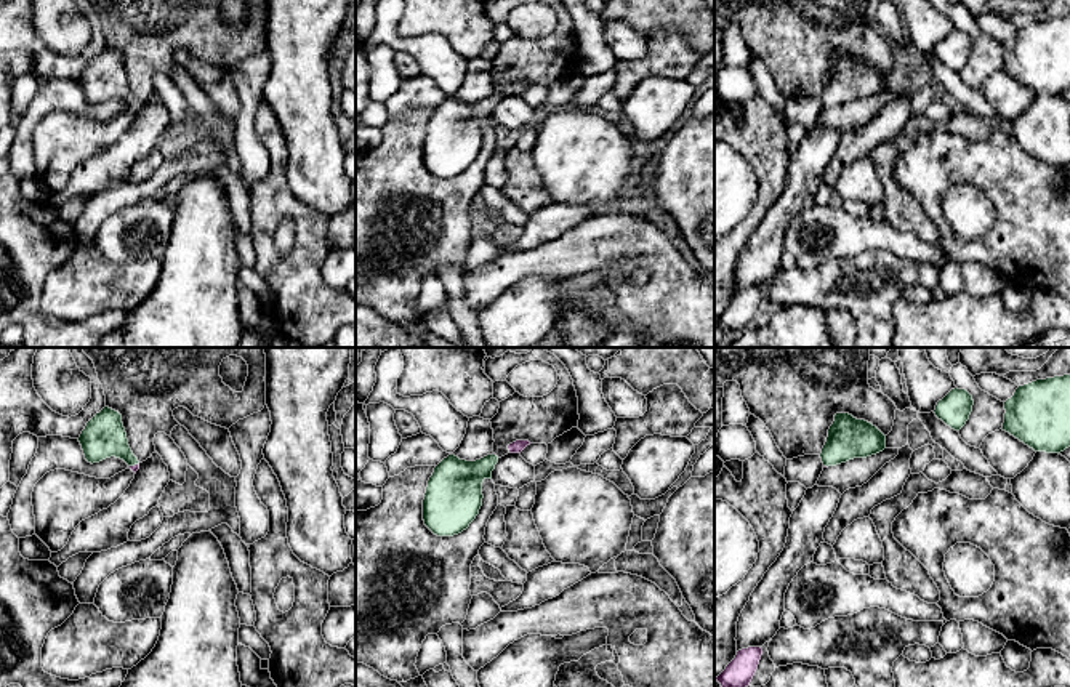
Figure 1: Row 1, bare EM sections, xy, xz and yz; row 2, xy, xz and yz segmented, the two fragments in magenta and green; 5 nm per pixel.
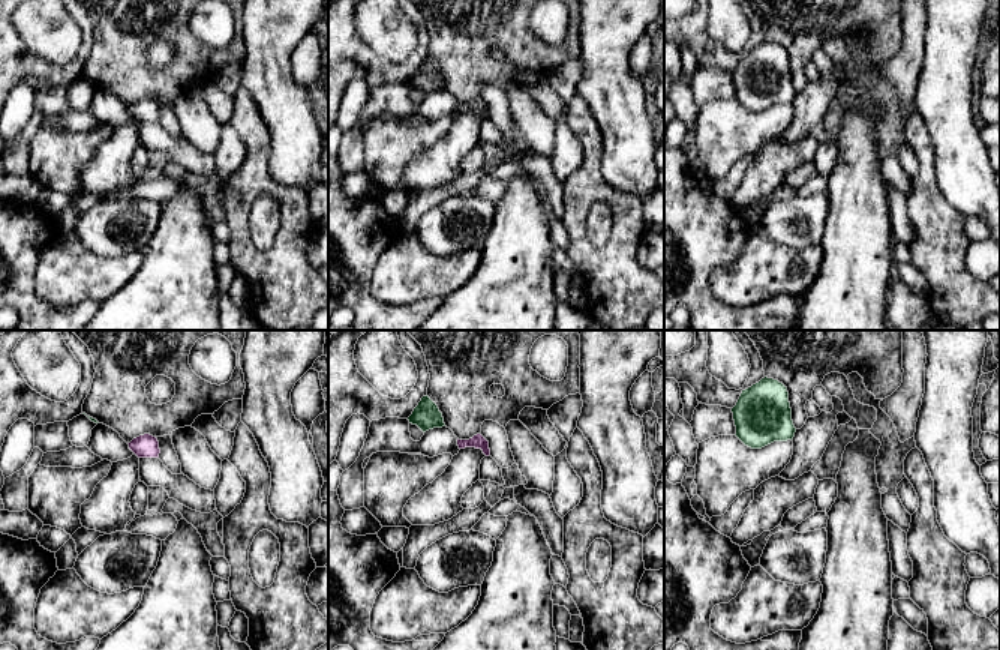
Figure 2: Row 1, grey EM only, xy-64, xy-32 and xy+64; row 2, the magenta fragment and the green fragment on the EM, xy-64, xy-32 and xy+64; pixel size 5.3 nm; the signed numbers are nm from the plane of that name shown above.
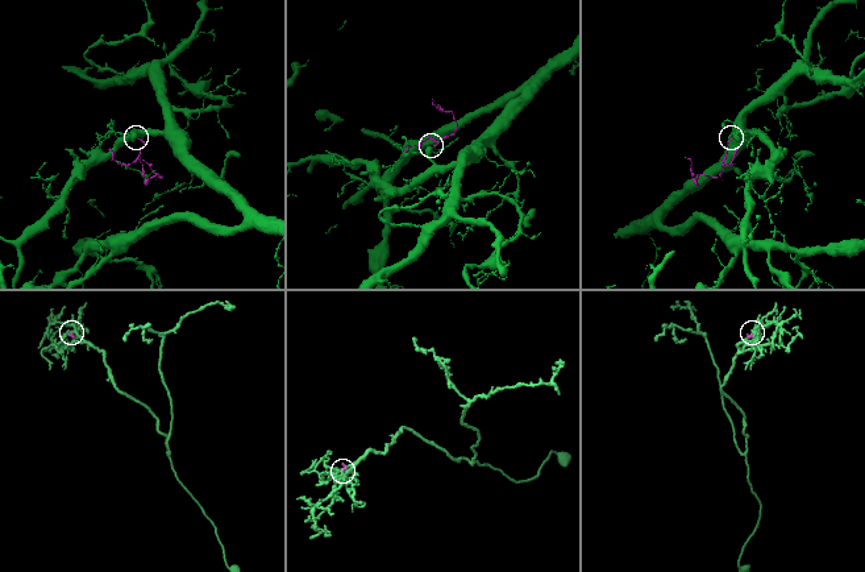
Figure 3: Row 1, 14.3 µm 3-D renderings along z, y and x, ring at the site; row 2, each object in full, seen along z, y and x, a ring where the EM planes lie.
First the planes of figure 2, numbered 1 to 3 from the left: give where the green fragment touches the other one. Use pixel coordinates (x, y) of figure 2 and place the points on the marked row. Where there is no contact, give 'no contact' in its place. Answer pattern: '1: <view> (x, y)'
1: no contact
2: no contact
3: no contact

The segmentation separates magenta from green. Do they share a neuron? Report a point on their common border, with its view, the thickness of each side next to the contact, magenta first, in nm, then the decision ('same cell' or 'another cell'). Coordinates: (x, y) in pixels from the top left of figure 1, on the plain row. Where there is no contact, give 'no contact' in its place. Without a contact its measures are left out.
meets magenta in xy at (135, 106); 40 nm thick on the magenta side, 220 nm on the other; same cell

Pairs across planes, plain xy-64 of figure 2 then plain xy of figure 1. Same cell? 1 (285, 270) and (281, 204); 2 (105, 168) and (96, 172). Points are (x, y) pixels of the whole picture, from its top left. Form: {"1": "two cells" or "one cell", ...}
{"1": "one cell", "2": "one cell"}

